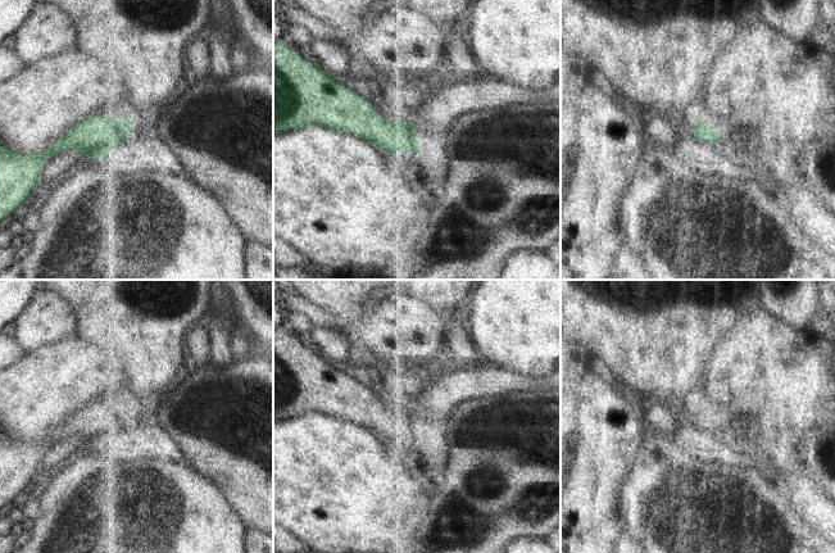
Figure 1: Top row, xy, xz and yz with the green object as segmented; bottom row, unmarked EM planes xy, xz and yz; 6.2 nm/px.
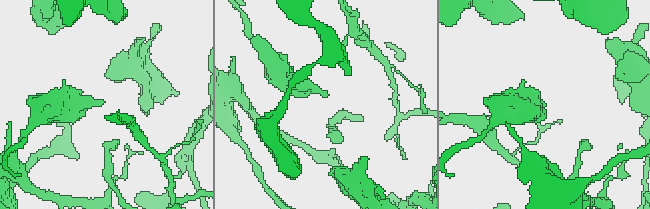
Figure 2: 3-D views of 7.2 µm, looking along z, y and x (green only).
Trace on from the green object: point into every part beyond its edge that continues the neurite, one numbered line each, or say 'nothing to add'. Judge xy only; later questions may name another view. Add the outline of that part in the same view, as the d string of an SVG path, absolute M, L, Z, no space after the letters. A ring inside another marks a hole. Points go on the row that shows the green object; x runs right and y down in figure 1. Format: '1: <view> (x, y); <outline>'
nothing to add

